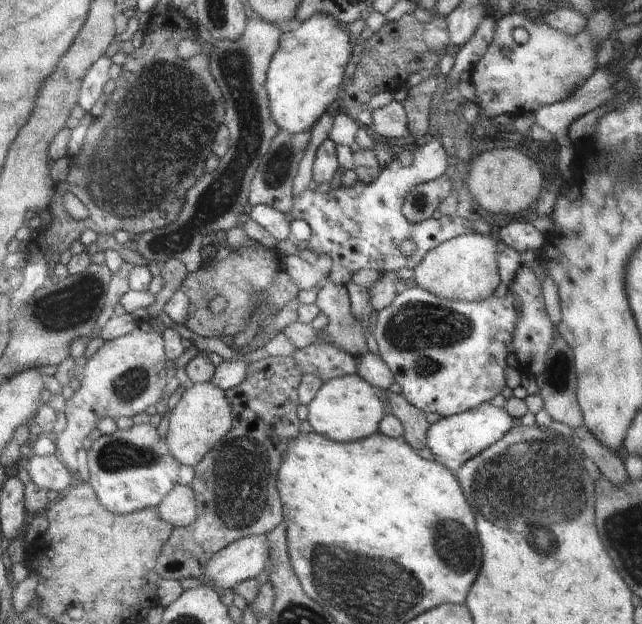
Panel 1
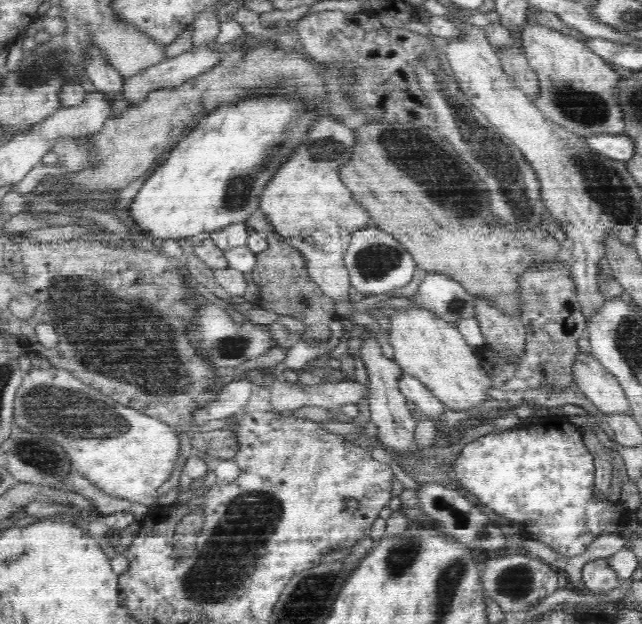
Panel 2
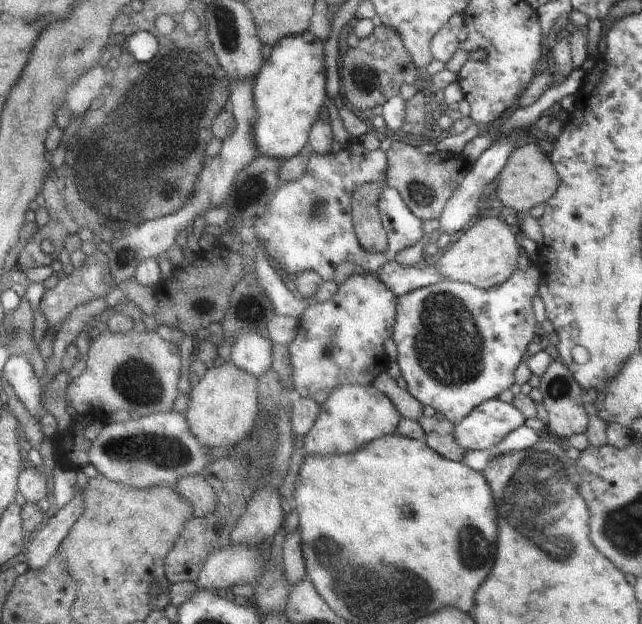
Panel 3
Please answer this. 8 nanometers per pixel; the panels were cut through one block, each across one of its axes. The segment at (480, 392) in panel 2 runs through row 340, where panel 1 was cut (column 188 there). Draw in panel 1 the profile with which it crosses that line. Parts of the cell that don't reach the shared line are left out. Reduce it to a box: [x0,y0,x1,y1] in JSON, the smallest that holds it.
[166,382,236,465]

